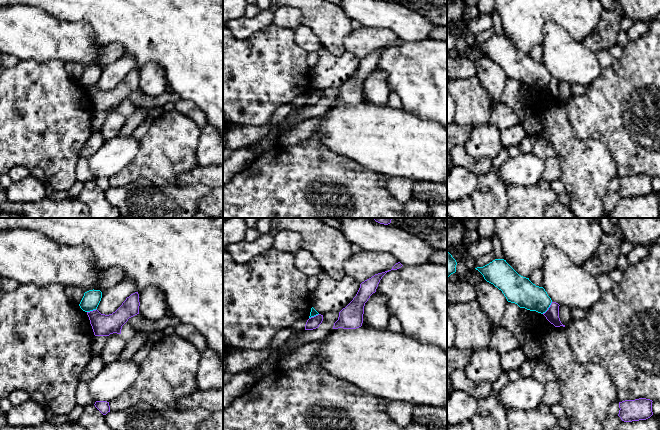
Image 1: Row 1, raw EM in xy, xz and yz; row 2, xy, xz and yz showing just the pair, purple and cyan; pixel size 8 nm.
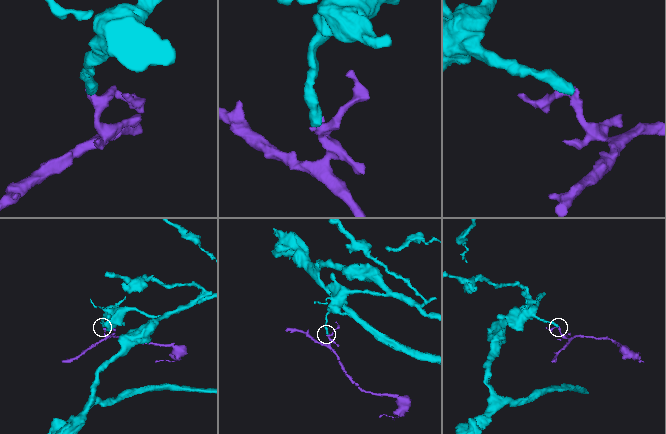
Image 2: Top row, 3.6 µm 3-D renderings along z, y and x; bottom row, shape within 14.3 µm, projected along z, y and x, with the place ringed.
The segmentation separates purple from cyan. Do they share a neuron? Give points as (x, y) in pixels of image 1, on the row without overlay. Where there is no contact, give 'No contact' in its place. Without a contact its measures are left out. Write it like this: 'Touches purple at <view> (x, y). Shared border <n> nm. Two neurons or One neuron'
Touches purple at yz (548, 84). Shared border 130 nm. Two neurons

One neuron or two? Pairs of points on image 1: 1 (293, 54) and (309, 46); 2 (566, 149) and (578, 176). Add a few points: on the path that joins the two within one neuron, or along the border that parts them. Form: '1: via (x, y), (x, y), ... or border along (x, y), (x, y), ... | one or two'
1: border along (294, 30), (294, 40), (308, 52) | two
2: via (573, 156), (578, 161), (578, 169) | one

